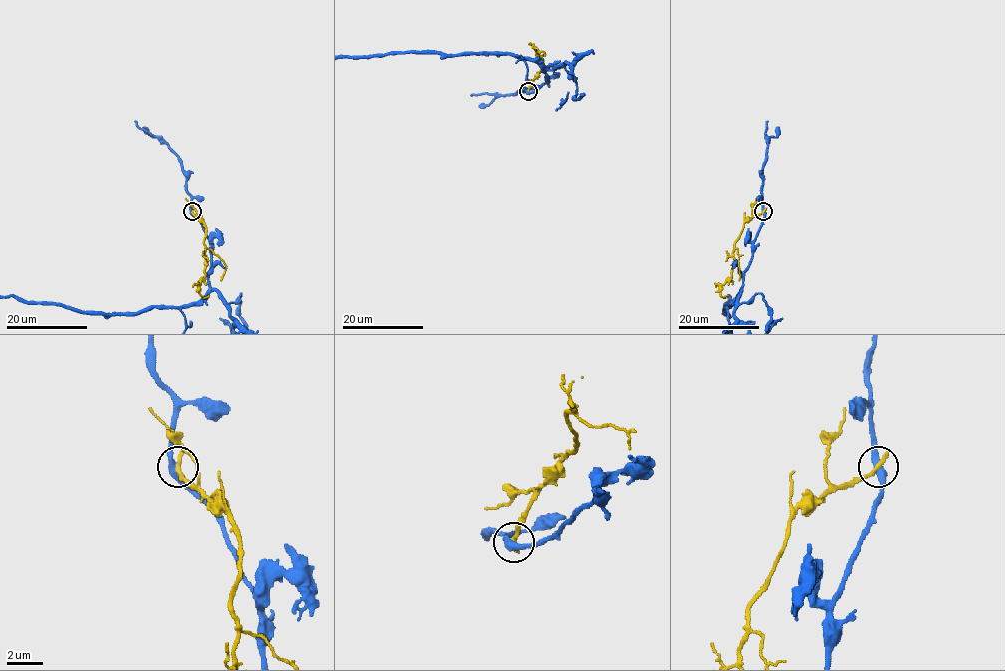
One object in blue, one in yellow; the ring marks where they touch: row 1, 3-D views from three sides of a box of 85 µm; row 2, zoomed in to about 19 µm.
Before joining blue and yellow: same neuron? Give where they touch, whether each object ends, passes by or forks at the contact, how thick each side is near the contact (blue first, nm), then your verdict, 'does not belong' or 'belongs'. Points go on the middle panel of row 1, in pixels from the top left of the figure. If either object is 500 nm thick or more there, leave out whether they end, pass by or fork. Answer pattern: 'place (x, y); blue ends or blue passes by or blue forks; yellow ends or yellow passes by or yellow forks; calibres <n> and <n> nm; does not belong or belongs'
place (528, 91); blue passes by; yellow ends; calibres 400 and 280 nm; does not belong

